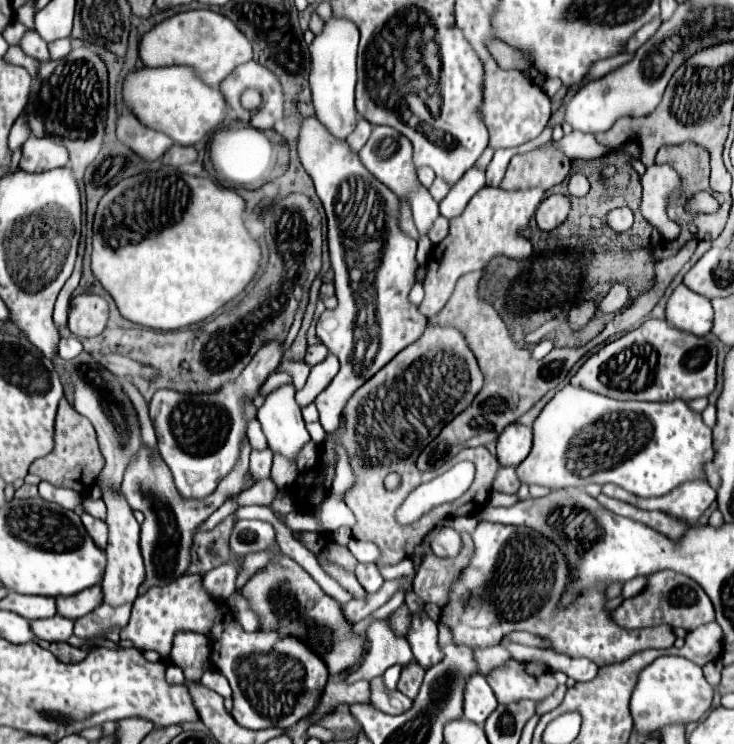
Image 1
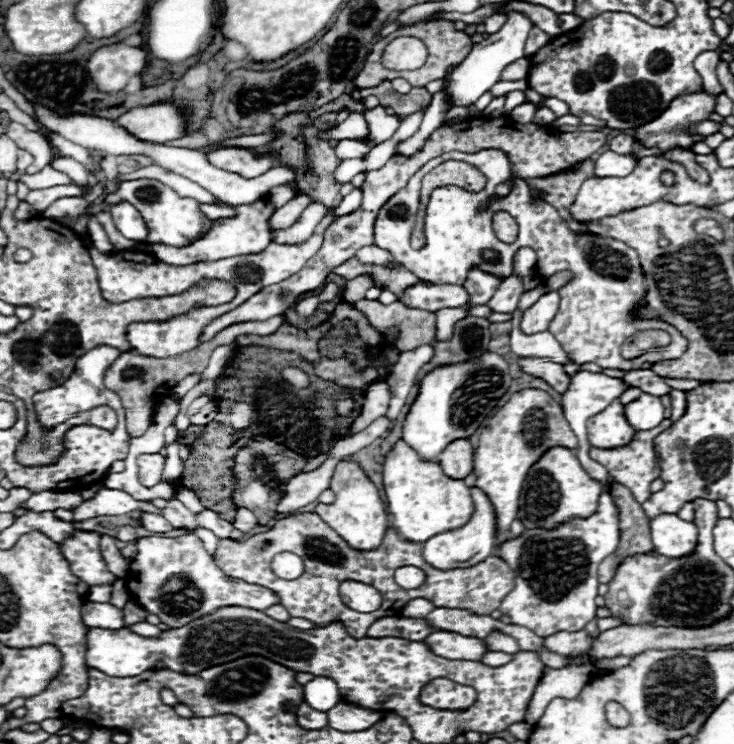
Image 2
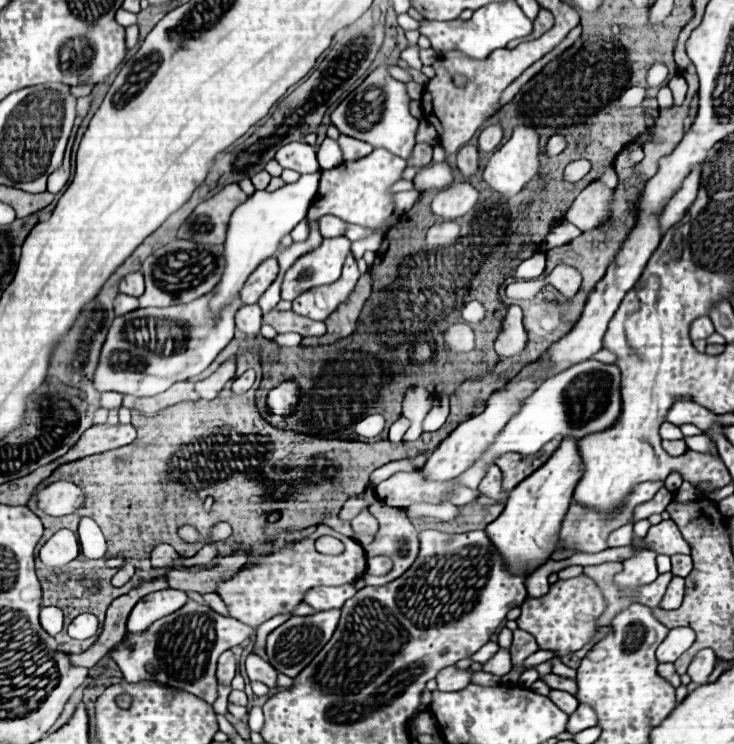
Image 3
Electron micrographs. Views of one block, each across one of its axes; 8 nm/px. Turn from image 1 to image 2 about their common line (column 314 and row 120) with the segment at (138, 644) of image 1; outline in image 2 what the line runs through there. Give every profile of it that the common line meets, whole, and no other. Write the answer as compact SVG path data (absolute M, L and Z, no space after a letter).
M698 92L696 96L678 96L660 118L636 128L636 138L646 146L658 146L662 152L668 148L686 148L696 140L704 140L704 136L686 136L684 128L692 122L704 122L714 112L716 96L708 96L706 92Z

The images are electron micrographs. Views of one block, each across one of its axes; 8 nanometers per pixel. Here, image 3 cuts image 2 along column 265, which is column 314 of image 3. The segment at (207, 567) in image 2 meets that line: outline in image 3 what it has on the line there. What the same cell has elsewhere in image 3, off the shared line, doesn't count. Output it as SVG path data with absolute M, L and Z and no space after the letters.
M352 584L342 586L322 586L322 588L310 588L310 592L304 594L304 602L310 604L314 610L332 610L342 608L348 598L352 598L357 590Z

